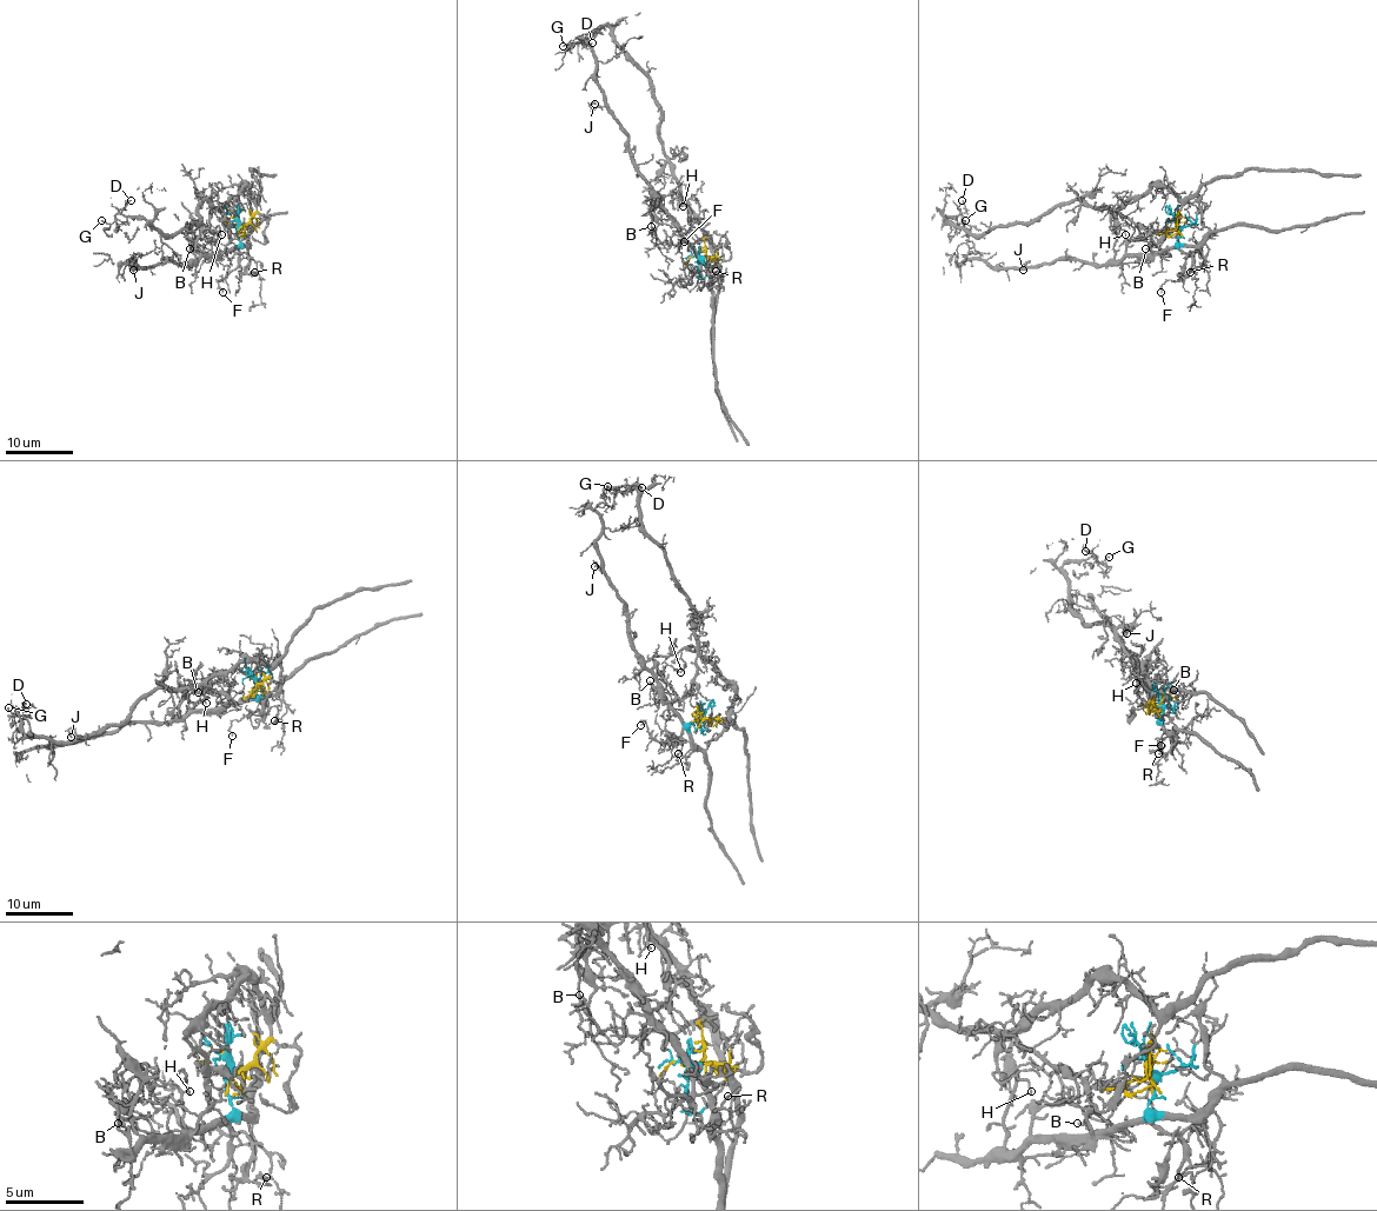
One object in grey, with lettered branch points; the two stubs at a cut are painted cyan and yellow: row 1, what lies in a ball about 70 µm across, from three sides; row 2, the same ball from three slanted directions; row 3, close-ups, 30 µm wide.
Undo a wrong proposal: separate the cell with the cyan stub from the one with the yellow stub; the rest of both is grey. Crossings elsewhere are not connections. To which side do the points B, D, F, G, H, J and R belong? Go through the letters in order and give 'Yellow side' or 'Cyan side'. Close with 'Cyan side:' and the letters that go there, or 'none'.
B: Cyan side
D: Yellow side
F: Cyan side
G: Yellow side
H: Yellow side
J: Cyan side
R: Cyan side
Cyan side: B, F, J, R

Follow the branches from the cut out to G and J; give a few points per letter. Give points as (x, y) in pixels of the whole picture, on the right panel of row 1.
G: (1177, 224), (1181, 201), (1156, 186), (1115, 208), (1076, 200), (982, 233), (945, 218), (966, 220)
J: (1177, 224), (1176, 244), (1152, 254), (1126, 254), (1103, 264), (1053, 259), (1025, 267), (1026, 263), (1023, 270)

